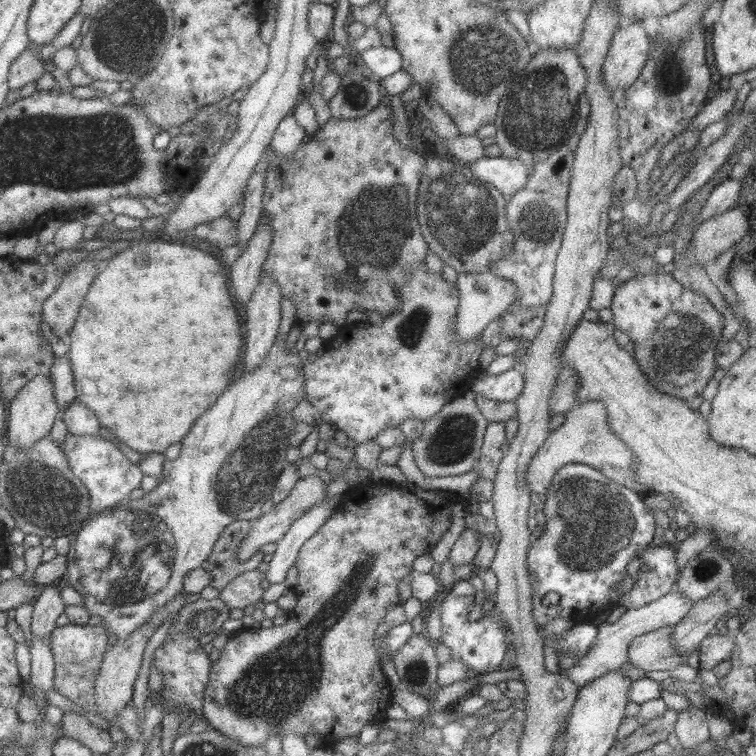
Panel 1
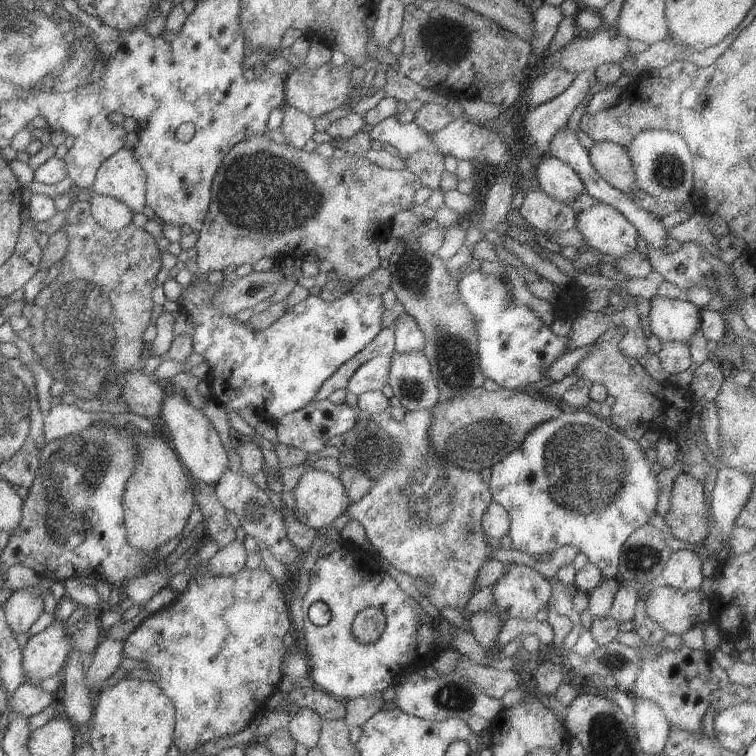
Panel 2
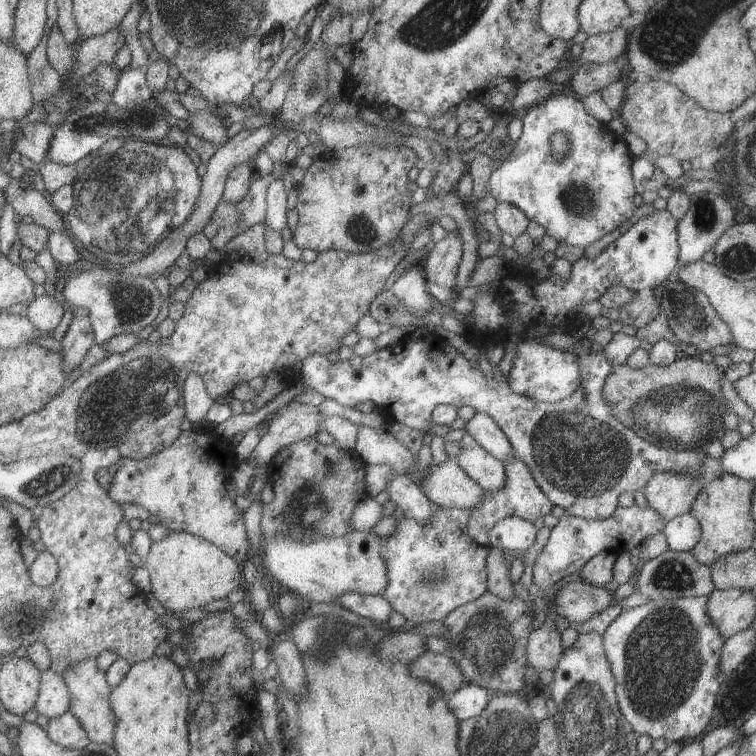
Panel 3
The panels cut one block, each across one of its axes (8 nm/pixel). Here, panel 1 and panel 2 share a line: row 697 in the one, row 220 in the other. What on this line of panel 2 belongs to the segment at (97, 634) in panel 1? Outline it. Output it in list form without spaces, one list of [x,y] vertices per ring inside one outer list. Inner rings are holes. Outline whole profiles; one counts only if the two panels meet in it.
[[[75,194],[74,200],[70,203],[68,210],[64,212],[62,230],[67,236],[67,252],[61,258],[61,266],[57,276],[48,285],[41,288],[32,302],[23,305],[21,314],[27,319],[28,326],[31,329],[31,336],[28,340],[32,350],[36,353],[40,363],[47,368],[51,378],[55,382],[63,382],[69,387],[69,391],[79,399],[89,400],[106,400],[113,402],[120,399],[121,386],[119,376],[125,372],[140,372],[143,363],[147,360],[146,351],[149,349],[148,344],[143,342],[142,336],[145,328],[149,326],[149,318],[151,318],[151,291],[156,286],[155,275],[161,268],[161,256],[159,248],[155,245],[155,238],[147,233],[144,229],[135,226],[132,222],[126,227],[118,231],[107,231],[101,228],[93,216],[91,216],[90,206],[86,197]]]

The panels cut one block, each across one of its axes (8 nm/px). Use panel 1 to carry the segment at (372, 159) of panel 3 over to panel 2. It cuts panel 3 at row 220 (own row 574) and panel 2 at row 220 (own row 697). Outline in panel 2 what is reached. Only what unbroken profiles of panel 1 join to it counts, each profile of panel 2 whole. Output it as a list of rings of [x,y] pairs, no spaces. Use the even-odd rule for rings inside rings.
[[[265,134],[249,137],[247,140],[238,142],[231,150],[227,151],[213,177],[210,188],[209,208],[207,214],[205,214],[205,218],[202,220],[202,226],[196,240],[197,259],[195,262],[197,270],[192,274],[192,279],[215,277],[228,264],[233,264],[236,267],[241,264],[252,266],[257,260],[268,260],[269,258],[274,258],[277,262],[281,262],[287,256],[302,259],[307,252],[313,252],[317,256],[317,260],[329,262],[330,266],[332,266],[330,269],[337,274],[338,280],[355,280],[357,282],[357,280],[361,280],[363,276],[371,274],[371,272],[379,267],[380,259],[377,254],[377,246],[379,246],[381,241],[384,241],[390,236],[393,216],[399,211],[409,210],[409,208],[416,205],[413,201],[414,194],[421,186],[422,184],[419,178],[410,170],[405,168],[402,170],[385,169],[371,163],[361,155],[345,153],[339,159],[333,157],[325,158],[315,151],[304,151],[289,145],[277,144]]]

